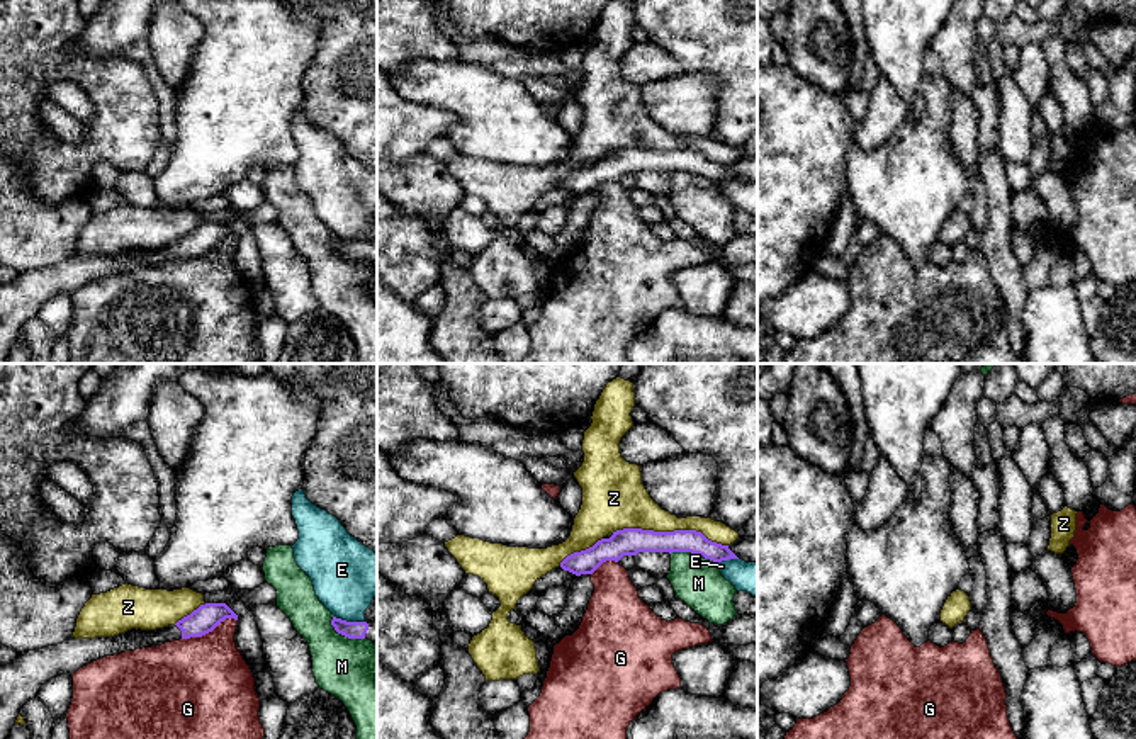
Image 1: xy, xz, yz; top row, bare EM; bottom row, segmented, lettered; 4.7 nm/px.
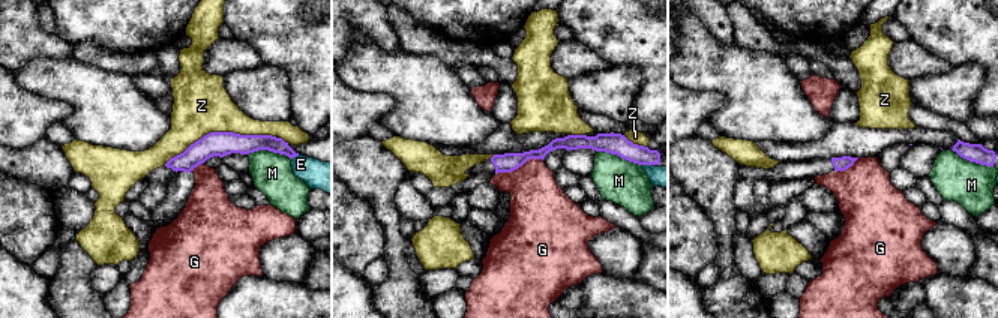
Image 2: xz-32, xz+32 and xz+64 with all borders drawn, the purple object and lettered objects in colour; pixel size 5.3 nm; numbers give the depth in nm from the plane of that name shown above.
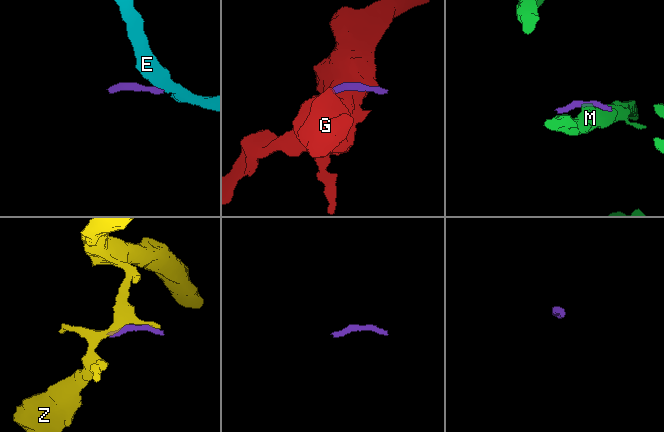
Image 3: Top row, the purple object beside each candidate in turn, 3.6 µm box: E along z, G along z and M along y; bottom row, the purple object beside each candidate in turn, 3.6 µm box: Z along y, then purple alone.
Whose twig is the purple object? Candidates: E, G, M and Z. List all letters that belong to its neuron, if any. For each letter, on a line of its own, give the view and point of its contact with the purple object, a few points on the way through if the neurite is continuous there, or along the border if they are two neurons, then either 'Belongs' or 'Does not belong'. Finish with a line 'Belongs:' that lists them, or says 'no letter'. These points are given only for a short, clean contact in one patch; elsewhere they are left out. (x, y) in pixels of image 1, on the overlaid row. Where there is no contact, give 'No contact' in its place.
E: Touches purple at xy (350, 622). Boundary: xy (335, 615), (345, 620), (364, 622). Does not belong
G: Touches purple at xy (209, 631). Boundary: xy (236, 619), (226, 619), (201, 636), (182, 639). Does not belong
M: Touches purple at xz (693, 552). Boundary: xz (671, 552), (697, 552), (715, 563). Does not belong
Z: Touches purple at xz (669, 532). Does not belong
Belongs: no letter

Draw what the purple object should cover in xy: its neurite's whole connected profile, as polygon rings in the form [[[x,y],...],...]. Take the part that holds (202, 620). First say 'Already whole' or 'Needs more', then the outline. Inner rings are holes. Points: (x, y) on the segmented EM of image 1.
Needs more. [[[205,603],[178,620],[175,625],[146,632],[151,634],[155,646],[161,646],[172,640],[202,637],[212,632],[226,618],[238,620],[238,615],[226,603]]]

